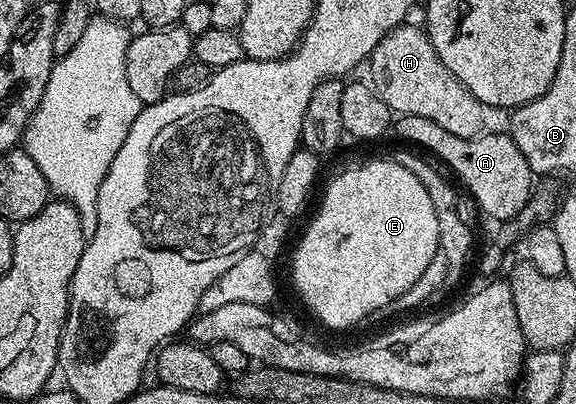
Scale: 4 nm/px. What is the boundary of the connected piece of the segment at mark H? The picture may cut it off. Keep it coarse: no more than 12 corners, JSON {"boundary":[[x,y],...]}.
{"boundary":[[422,25],[393,28],[370,85],[396,115],[453,136],[484,133],[485,107]]}

